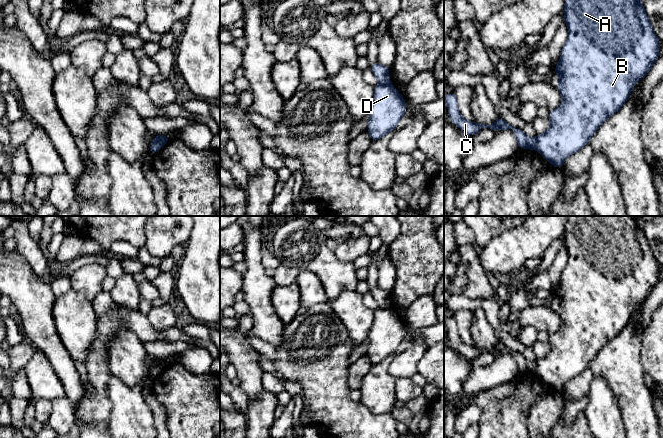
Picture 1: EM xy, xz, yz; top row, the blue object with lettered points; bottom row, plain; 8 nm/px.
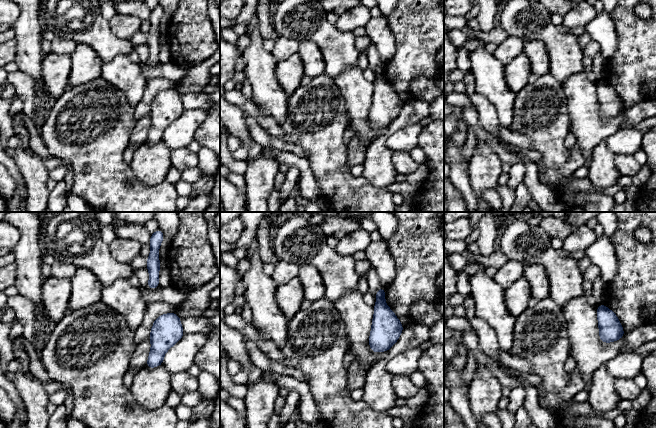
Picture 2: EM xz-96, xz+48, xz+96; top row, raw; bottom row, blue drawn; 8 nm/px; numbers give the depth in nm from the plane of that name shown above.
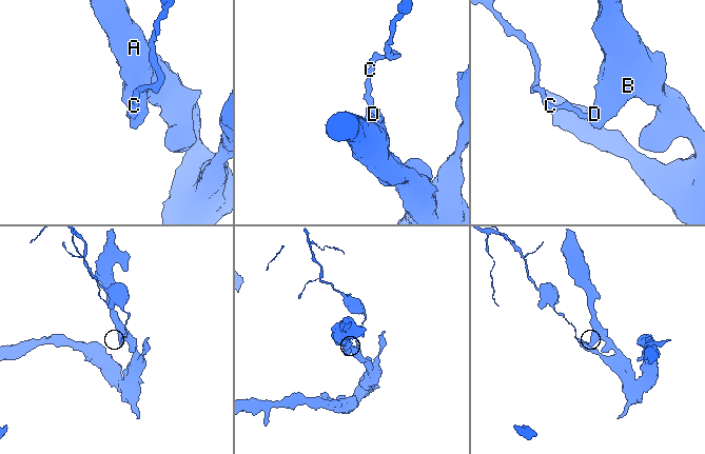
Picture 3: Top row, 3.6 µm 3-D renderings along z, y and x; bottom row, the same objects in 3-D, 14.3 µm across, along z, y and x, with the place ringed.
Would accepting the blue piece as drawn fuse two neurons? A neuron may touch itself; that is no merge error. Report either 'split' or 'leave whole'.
split

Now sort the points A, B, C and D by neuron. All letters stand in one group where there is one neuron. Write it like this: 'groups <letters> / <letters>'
groups A B D / C

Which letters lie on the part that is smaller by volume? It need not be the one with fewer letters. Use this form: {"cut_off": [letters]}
{"cut_off": ["C"]}

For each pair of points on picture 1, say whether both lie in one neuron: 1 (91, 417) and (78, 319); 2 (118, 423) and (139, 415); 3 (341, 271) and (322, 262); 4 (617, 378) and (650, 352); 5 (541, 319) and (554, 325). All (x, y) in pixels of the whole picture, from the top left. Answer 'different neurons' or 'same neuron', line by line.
1: different neurons
2: same neuron
3: same neuron
4: different neurons
5: same neuron

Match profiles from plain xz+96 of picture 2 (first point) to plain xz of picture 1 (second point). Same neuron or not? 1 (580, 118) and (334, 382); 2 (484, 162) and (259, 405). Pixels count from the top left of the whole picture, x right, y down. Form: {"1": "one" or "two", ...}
{"1": "two", "2": "one"}

